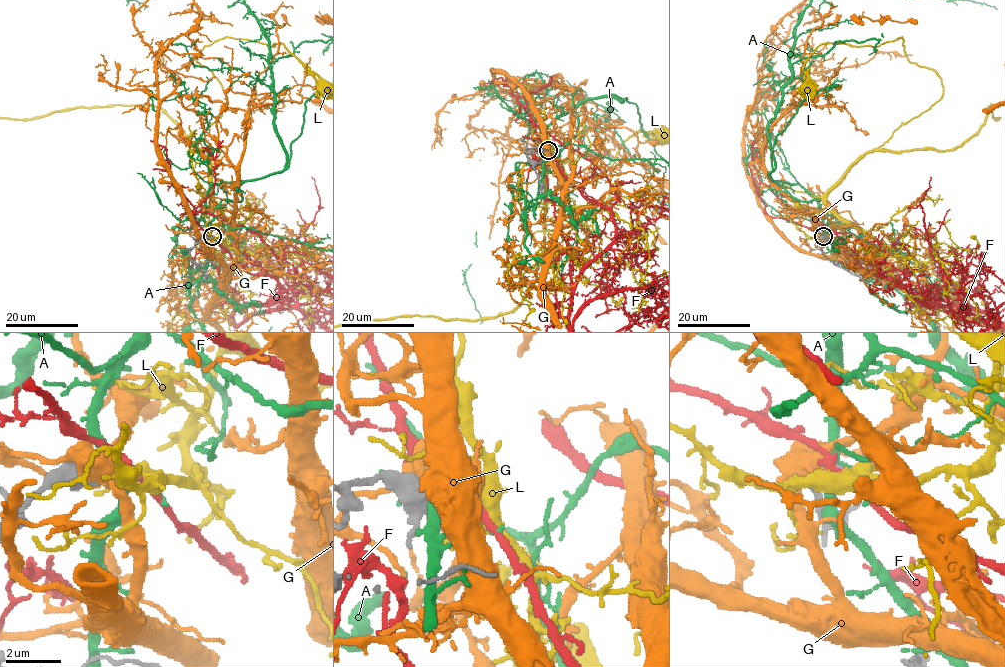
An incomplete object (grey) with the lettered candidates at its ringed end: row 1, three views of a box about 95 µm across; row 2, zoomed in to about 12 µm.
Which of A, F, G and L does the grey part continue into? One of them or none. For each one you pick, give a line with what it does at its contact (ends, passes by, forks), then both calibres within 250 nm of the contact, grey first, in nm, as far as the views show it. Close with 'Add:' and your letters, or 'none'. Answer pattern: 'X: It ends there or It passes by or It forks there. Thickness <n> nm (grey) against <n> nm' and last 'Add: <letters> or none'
Add: none

